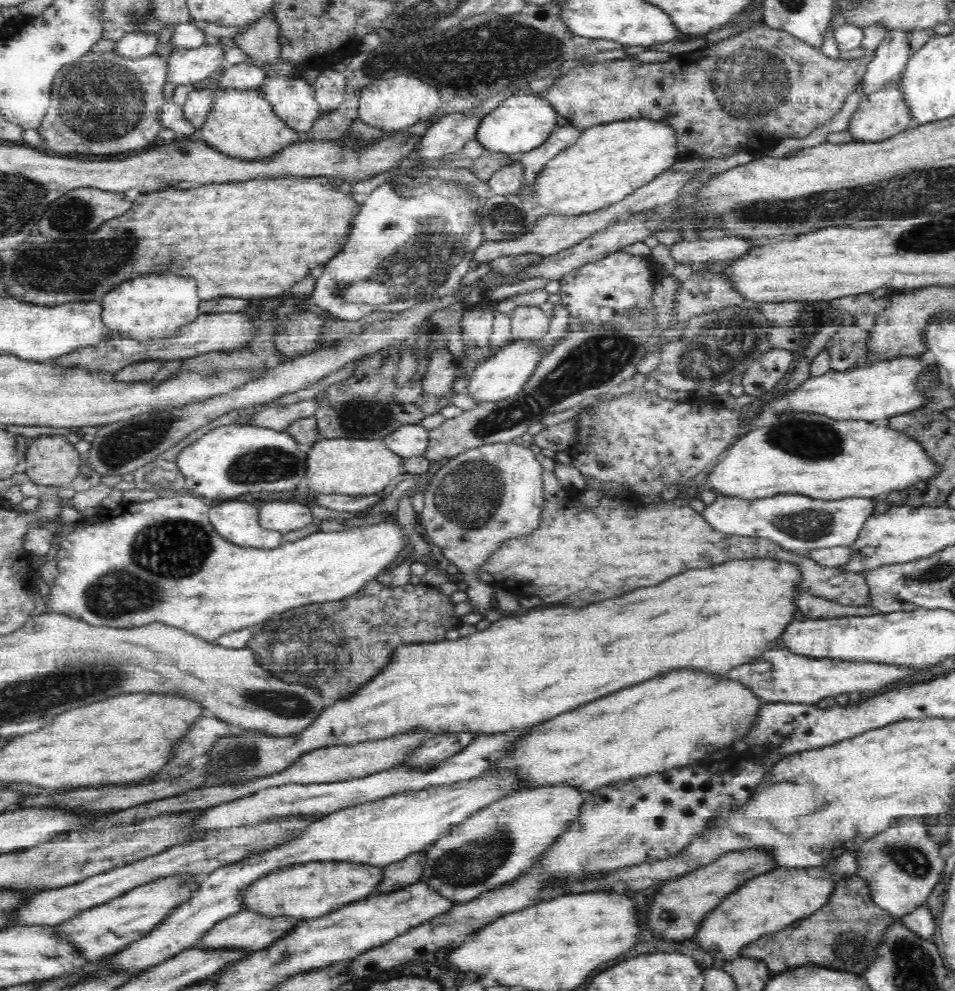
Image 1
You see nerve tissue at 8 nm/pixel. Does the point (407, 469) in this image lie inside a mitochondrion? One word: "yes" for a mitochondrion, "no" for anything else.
no

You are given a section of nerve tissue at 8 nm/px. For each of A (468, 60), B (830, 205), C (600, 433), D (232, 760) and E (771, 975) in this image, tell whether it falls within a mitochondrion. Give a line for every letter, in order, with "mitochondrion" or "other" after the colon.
A: mitochondrion
B: mitochondrion
C: mitochondrion
D: mitochondrion
E: other

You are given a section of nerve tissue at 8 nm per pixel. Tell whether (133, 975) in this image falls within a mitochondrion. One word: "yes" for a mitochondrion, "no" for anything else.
no

